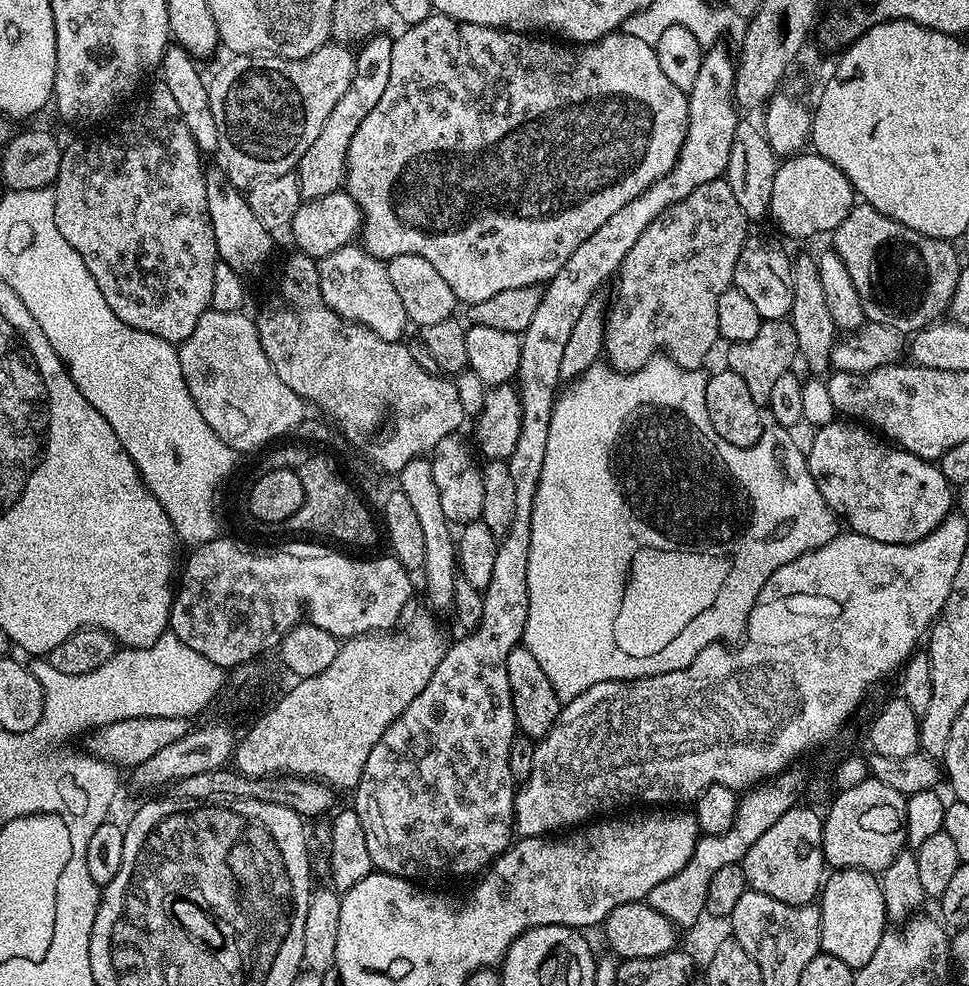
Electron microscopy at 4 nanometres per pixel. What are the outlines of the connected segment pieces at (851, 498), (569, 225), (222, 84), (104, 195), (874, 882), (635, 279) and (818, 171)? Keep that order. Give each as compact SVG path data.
M840 418L815 429L814 435L812 445L806 448L808 469L822 498L826 498L837 517L848 519L847 527L851 531L887 544L913 544L926 538L926 534L934 531L953 511L953 485L948 483L943 471L933 461L918 458L881 438L875 431Z
M439 14L427 16L417 24L407 25L403 31L404 33L400 37L397 35L392 41L386 91L382 94L382 98L378 98L378 106L374 106L374 110L370 110L370 114L366 114L366 118L362 118L362 126L358 126L354 138L350 138L348 169L344 171L343 187L352 195L354 202L360 208L363 248L371 256L376 256L385 262L393 260L398 254L418 254L422 258L426 258L430 262L430 266L434 266L434 270L438 270L438 274L442 274L442 278L446 278L446 283L450 285L450 290L454 290L457 301L461 305L471 306L482 302L486 298L491 298L493 294L498 294L498 290L514 290L514 286L530 286L531 284L543 285L551 280L554 274L558 274L558 270L562 270L566 258L570 258L570 254L574 254L574 250L578 250L578 246L582 246L582 242L586 242L586 238L590 238L590 234L594 234L594 230L598 230L614 214L618 214L618 210L622 210L622 206L626 206L626 202L642 195L655 180L662 178L669 172L676 164L676 159L680 157L682 142L686 138L686 130L688 129L688 97L685 89L674 86L674 82L670 82L670 78L666 78L666 74L662 74L662 66L658 66L658 54L655 47L642 42L642 38L634 38L629 32L617 30L609 32L595 44L573 46L571 43L557 42L552 38L533 38L522 32L510 32L506 28L478 26Z
M329 42L301 60L288 60L275 54L236 54L228 59L232 60L226 61L208 84L208 101L218 125L219 163L230 182L244 190L265 176L281 176L295 169L314 138L322 134L322 126L330 118L330 110L338 106L338 98L346 94L354 78L356 58L351 47Z
M162 86L156 89L133 110L132 116L128 116L116 132L109 136L84 136L81 140L72 140L63 145L60 154L60 169L56 175L54 191L54 222L58 226L58 234L78 250L82 262L86 262L86 270L98 282L98 290L102 290L102 298L106 298L106 306L114 310L126 326L134 326L146 334L154 334L166 342L179 346L183 340L190 338L194 332L194 326L198 326L198 318L202 318L204 312L209 311L214 294L214 266L218 262L216 243L214 242L214 226L210 222L210 210L206 206L206 182L204 181L205 165L200 164L202 153L197 148L190 130L186 130L186 122L182 122L182 114L178 110L178 102L170 95L170 90Z
M838 868L829 871L818 897L818 907L822 926L820 946L823 952L846 962L846 966L853 970L866 966L866 962L874 958L878 942L882 942L882 934L887 925L884 923L890 920L879 879L861 868Z
M727 179L706 182L694 194L686 194L682 202L667 208L634 242L626 254L615 277L616 297L604 317L603 355L607 363L618 372L637 372L653 356L667 353L679 368L701 367L700 363L712 352L720 340L718 330L718 298L727 288L733 287L734 266L742 246L750 238L750 221L742 214L742 206L734 199Z
M815 152L787 157L776 169L769 217L779 228L796 238L830 234L836 230L856 203L852 183L826 158Z

